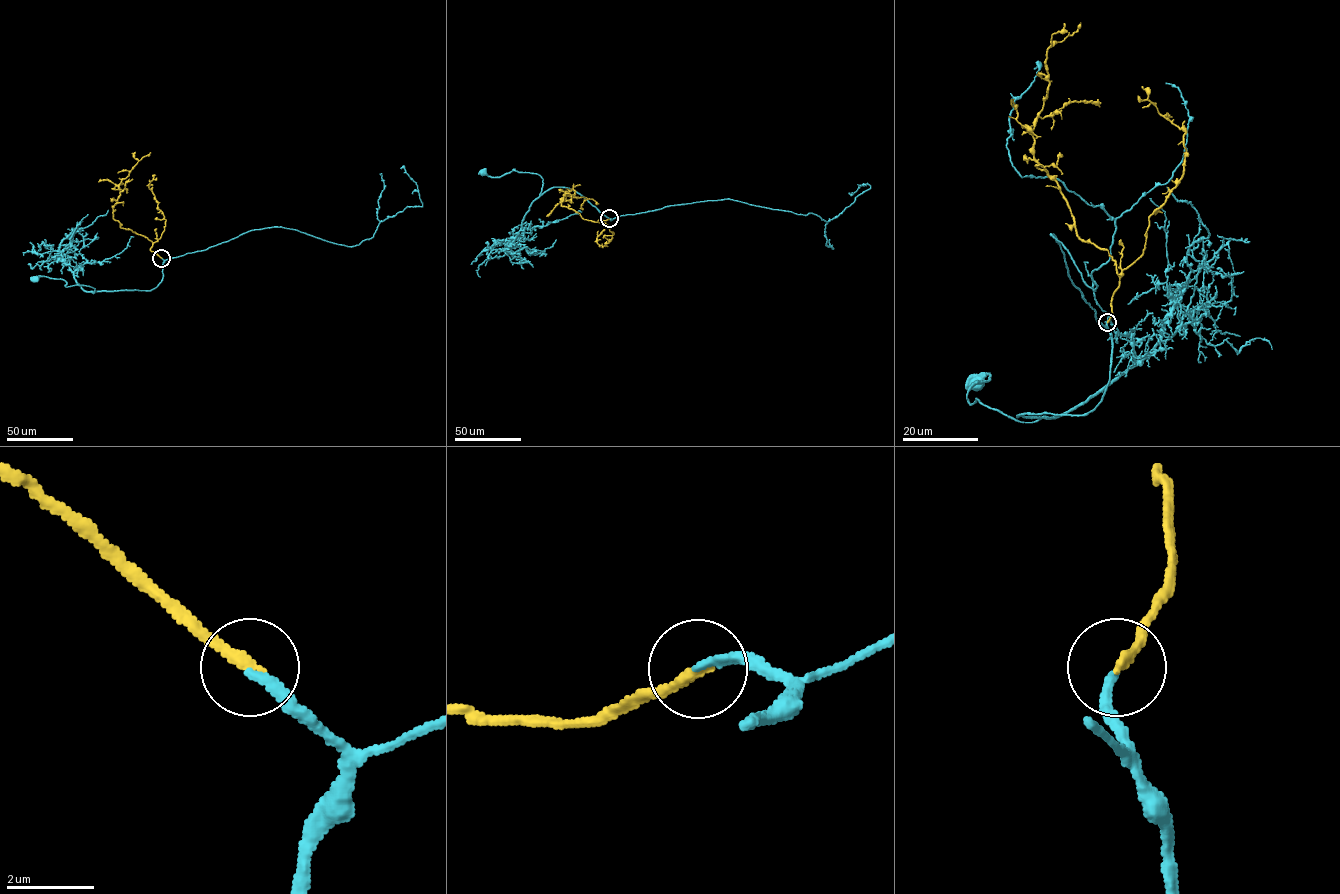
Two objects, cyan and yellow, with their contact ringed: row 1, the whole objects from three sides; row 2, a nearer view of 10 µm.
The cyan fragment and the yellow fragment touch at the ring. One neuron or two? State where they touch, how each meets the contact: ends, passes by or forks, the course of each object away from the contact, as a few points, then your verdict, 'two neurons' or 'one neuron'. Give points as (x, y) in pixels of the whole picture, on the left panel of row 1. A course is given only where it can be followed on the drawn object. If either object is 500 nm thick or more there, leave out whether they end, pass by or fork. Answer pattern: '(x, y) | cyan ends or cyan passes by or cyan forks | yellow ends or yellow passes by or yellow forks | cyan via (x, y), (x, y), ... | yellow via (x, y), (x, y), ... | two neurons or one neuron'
(161, 258) | cyan ends | yellow ends | cyan via (161, 257), (163, 278), (150, 290), (92, 293), (92, 287), (66, 287), (60, 279), (35, 279) | yellow via (161, 257), (150, 250), (153, 242), (121, 228), (113, 218), (119, 184), (138, 161), (133, 157), (135, 152) | one neuron

